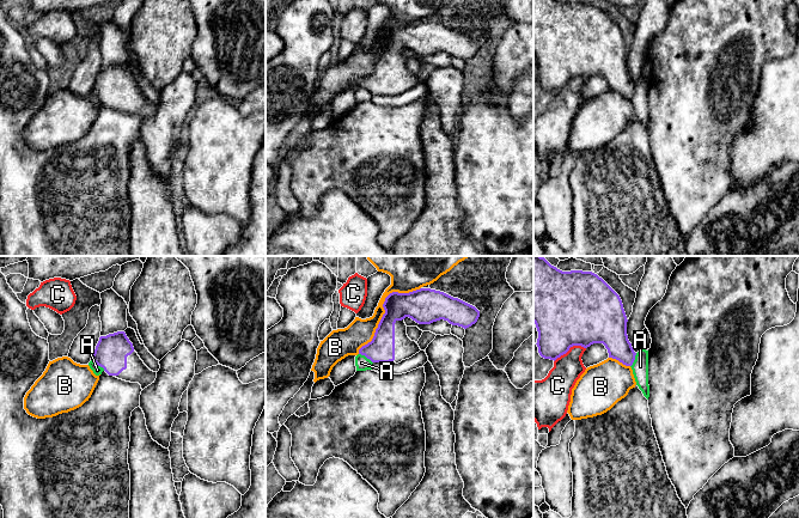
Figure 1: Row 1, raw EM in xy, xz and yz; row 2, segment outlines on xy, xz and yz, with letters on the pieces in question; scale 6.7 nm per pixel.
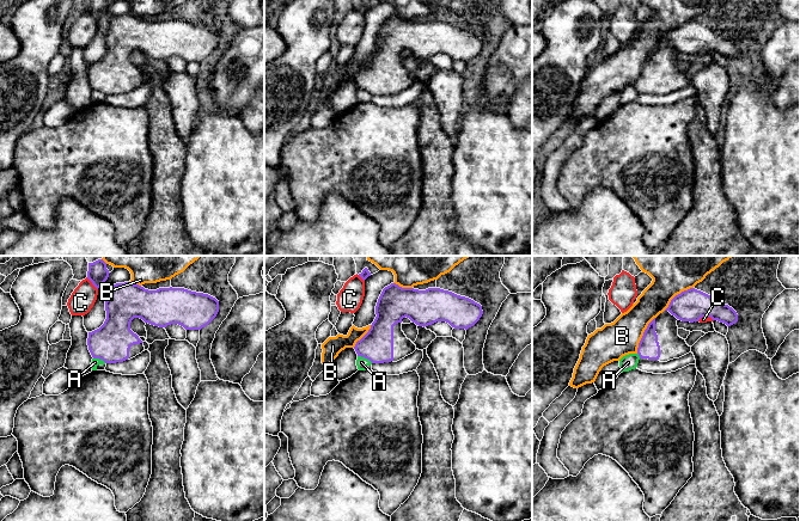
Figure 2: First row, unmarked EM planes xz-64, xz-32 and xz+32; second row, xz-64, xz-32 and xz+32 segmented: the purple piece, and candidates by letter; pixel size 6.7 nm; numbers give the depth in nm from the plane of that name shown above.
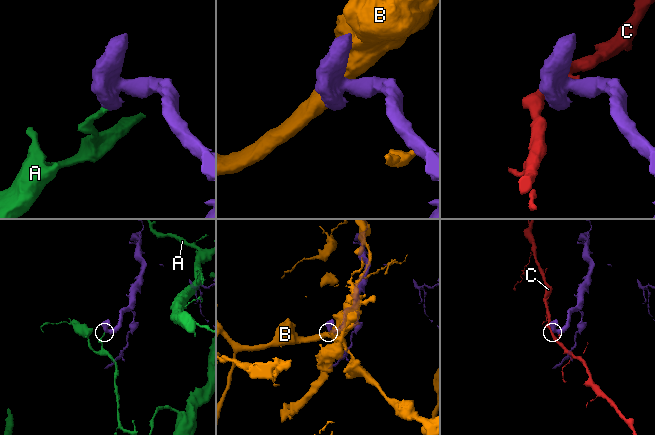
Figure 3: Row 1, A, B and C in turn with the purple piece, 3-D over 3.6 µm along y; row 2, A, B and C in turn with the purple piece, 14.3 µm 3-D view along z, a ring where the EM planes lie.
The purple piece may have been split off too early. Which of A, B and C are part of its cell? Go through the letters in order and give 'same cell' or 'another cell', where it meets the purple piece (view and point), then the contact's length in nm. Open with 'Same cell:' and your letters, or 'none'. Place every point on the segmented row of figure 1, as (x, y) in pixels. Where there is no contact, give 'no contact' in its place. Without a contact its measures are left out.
Same cell: none
A: another cell; meets purple in xy at (98, 365); contact 120 nm long
B: another cell; meets purple in xz at (384, 309); contact 600 nm long
C: another cell; meets purple in yz at (569, 347); contact 240 nm long

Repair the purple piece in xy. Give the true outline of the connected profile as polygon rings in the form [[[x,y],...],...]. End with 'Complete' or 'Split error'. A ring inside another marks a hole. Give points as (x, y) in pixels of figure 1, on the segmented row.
[[[124,331],[100,336],[91,360],[109,376],[139,383],[142,390],[157,378],[157,372],[144,364]]]. Split error

